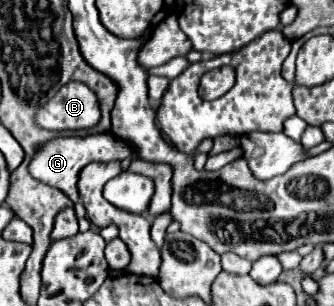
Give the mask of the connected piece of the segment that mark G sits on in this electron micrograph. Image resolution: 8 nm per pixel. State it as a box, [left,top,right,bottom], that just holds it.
[30,132,132,202]

